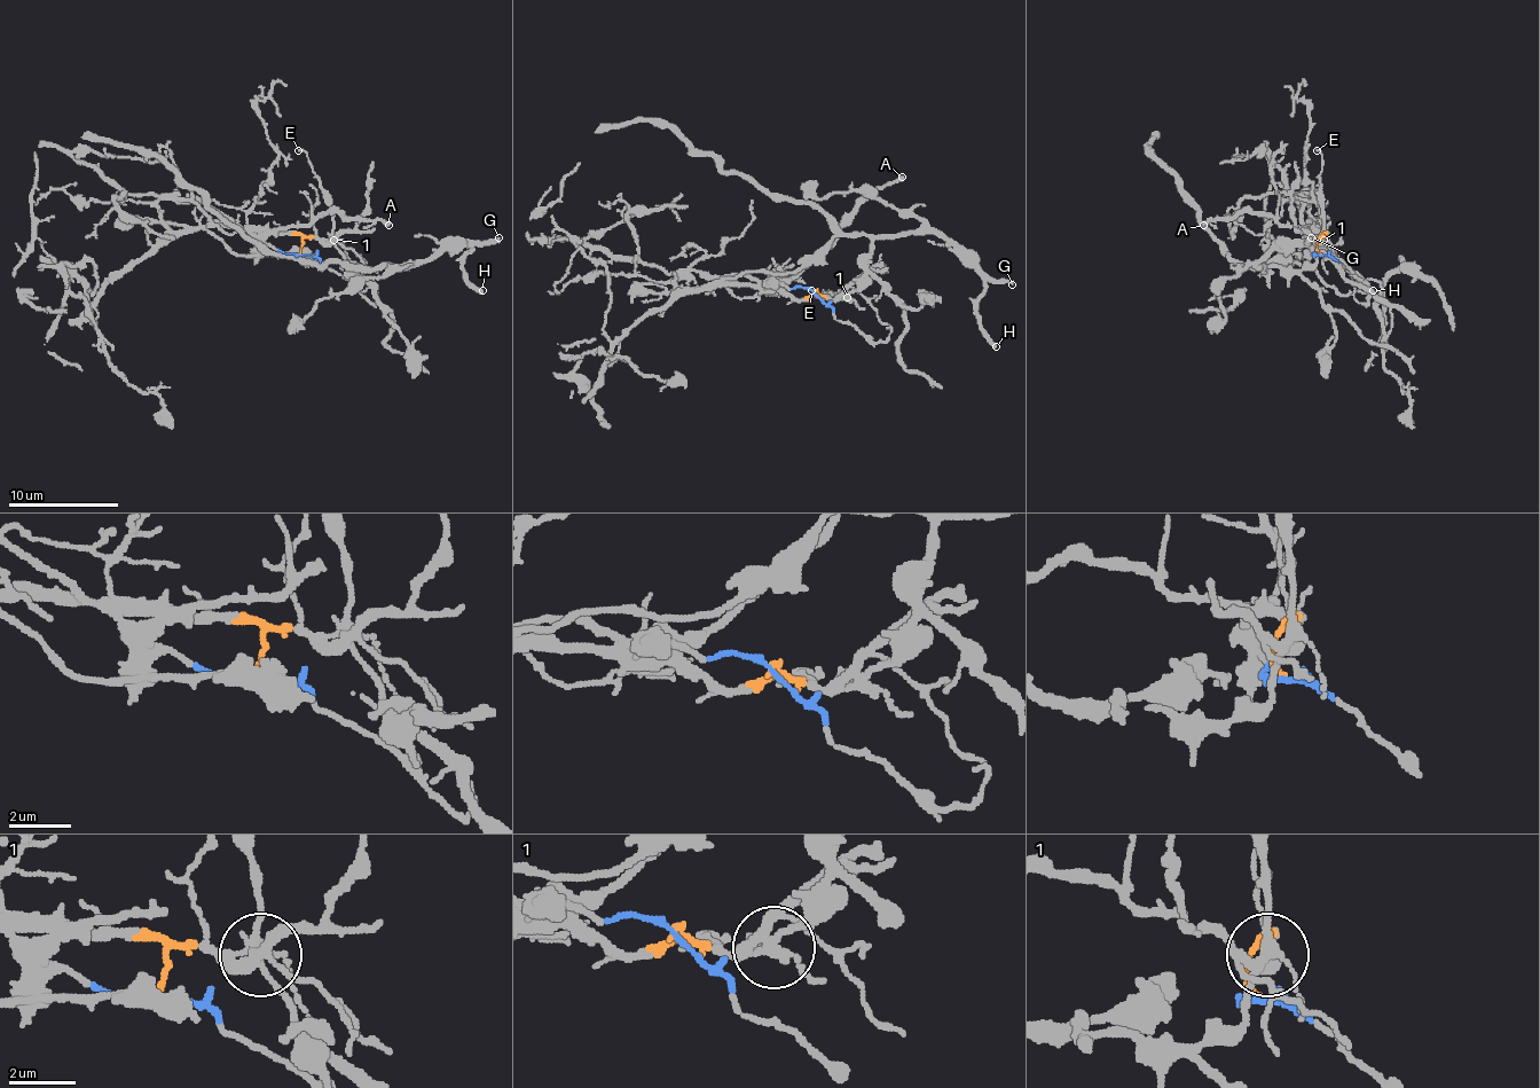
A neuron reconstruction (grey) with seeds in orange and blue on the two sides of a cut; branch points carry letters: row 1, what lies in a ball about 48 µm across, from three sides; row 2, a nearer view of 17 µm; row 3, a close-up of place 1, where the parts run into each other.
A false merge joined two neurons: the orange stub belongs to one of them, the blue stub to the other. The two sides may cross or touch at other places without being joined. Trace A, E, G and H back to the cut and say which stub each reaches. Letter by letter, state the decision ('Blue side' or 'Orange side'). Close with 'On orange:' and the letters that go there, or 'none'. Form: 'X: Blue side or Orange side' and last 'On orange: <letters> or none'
A: Orange side
E: Blue side
G: Blue side
H: Blue side
On orange: A

